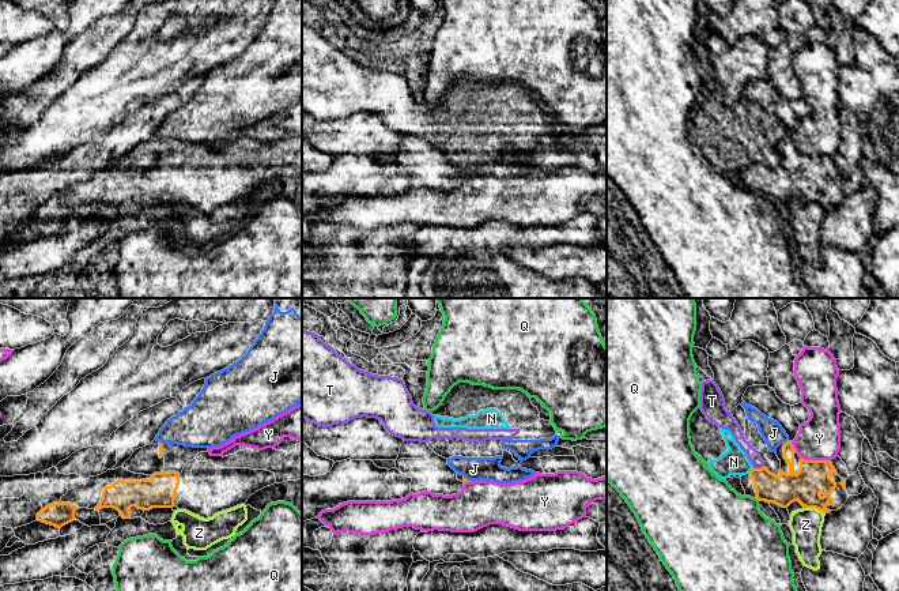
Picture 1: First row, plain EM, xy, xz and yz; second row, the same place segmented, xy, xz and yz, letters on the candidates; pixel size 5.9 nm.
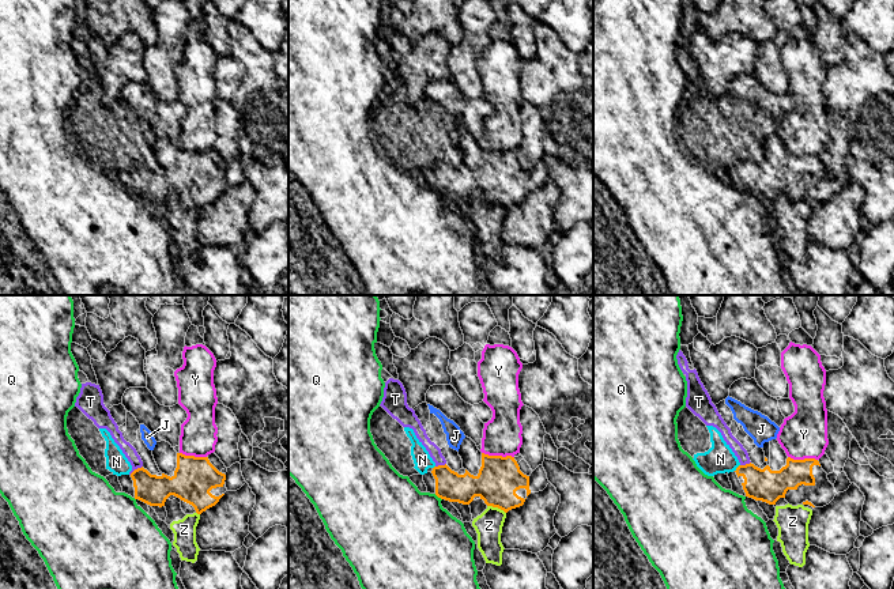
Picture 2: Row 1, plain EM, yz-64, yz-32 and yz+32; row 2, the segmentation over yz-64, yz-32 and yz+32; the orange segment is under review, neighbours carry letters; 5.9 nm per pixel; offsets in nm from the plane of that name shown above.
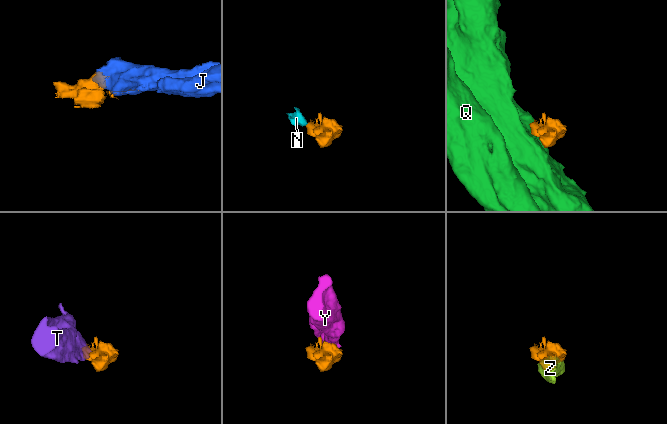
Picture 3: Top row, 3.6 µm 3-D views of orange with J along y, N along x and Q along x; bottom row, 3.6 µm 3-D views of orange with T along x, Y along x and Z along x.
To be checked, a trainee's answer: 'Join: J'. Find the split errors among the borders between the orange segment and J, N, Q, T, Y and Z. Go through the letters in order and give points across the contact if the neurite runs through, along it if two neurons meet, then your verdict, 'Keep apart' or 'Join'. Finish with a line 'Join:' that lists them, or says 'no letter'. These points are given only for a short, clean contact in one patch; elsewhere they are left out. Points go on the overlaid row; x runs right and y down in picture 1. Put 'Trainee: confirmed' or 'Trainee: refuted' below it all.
J: Boundary: yz (786, 440), (782, 443). Keep apart
N: Boundary: yz (752, 467), (748, 473). Keep apart
Q: Boundary: yz (756, 497), (759, 500). Keep apart
T: Boundary: yz (763, 466), (754, 469). Keep apart
Y: Keep apart
Z: Boundary: yz (805, 507), (813, 507), (824, 514). Keep apart
Join: no letter
Trainee: refuted

